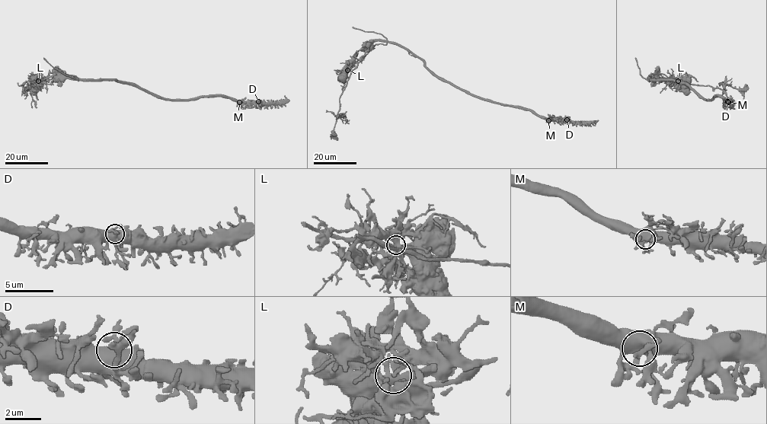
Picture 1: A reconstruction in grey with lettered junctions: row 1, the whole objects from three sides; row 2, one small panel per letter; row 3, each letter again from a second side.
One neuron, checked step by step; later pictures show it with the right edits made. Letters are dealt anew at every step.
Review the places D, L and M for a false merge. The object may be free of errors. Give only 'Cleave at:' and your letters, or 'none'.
Cleave at: L

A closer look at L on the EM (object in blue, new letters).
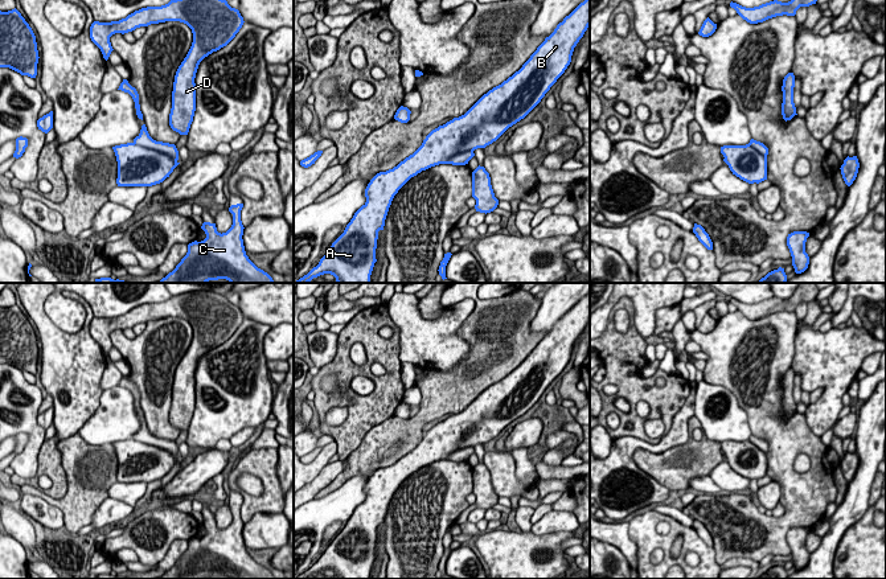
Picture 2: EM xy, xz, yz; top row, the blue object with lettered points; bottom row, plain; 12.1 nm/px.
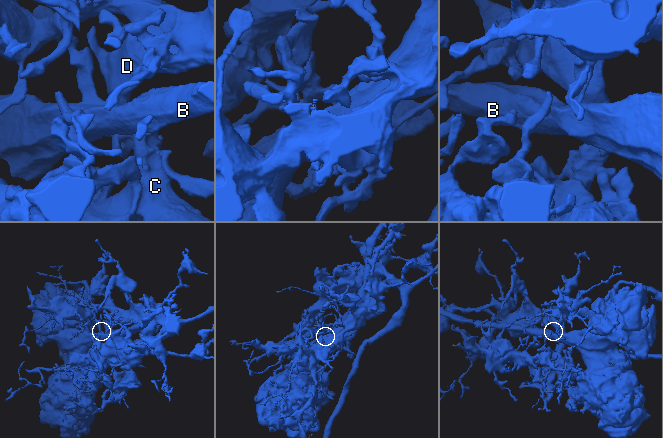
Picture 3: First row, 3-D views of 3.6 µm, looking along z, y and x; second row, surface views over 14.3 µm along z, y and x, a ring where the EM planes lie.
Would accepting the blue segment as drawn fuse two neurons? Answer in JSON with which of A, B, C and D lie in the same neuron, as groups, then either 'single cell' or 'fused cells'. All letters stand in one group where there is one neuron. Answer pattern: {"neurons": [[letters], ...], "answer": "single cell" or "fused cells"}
{"neurons": [["A", "B"], ["C", "D"]], "answer": "fused cells"}

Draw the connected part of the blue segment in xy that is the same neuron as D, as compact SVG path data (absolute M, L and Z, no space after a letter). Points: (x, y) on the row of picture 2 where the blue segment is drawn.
M171 0L161 7L147 7L111 22L94 21L90 38L107 61L114 50L110 37L128 33L140 26L165 21L186 24L193 33L192 46L179 66L172 91L169 126L180 135L188 135L196 111L196 73L200 62L226 46L243 25L239 11L226 0Z

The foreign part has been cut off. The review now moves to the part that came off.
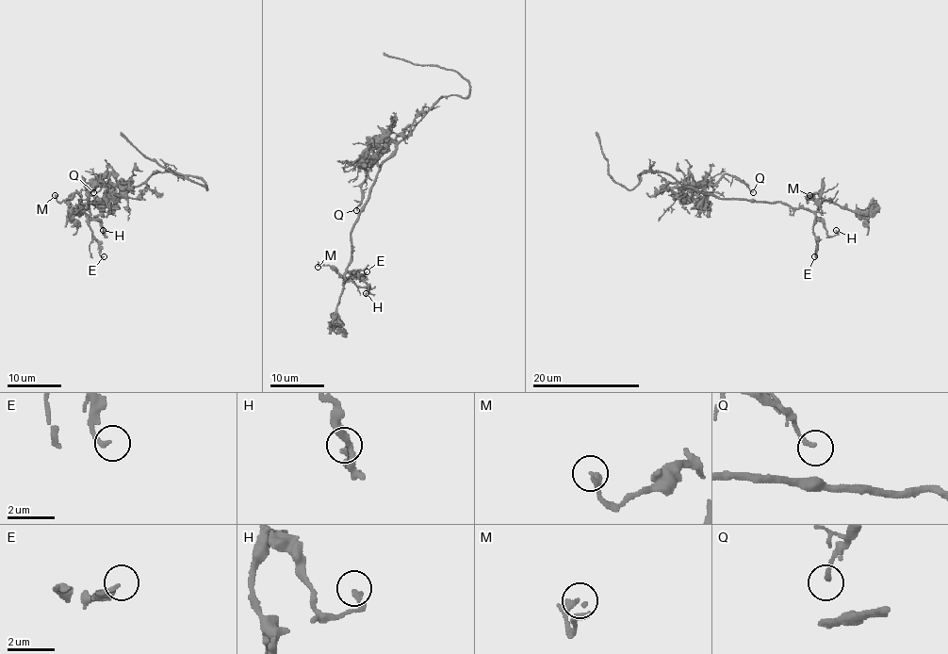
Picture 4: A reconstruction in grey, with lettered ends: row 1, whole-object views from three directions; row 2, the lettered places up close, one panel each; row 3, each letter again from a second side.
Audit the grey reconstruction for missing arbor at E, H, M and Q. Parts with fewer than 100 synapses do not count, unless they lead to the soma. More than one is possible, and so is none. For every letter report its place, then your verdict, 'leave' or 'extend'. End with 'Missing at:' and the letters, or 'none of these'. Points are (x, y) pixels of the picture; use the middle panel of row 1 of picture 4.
E: place (367, 271); leave
H: place (366, 293); leave
M: place (318, 267); leave
Q: place (356, 210); leave
Missing at: none of these

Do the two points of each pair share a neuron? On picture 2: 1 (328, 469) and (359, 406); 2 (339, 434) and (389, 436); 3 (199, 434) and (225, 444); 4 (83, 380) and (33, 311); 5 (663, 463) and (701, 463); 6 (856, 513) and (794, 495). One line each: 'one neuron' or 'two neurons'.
1: two neurons
2: two neurons
3: two neurons
4: one neuron
5: one neuron
6: two neurons

